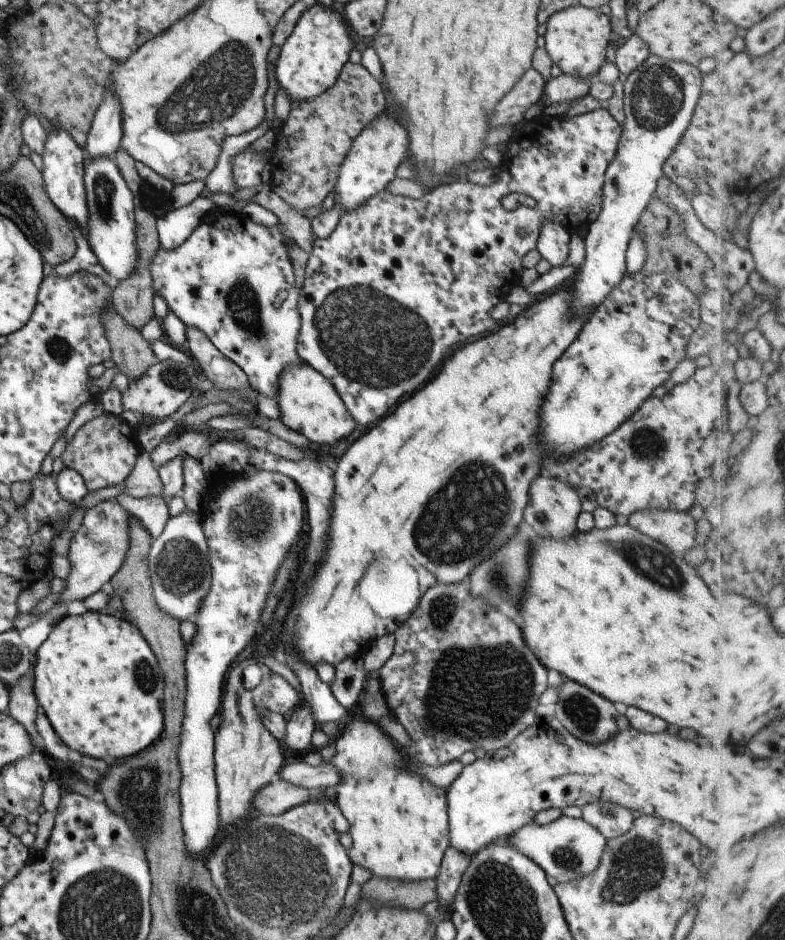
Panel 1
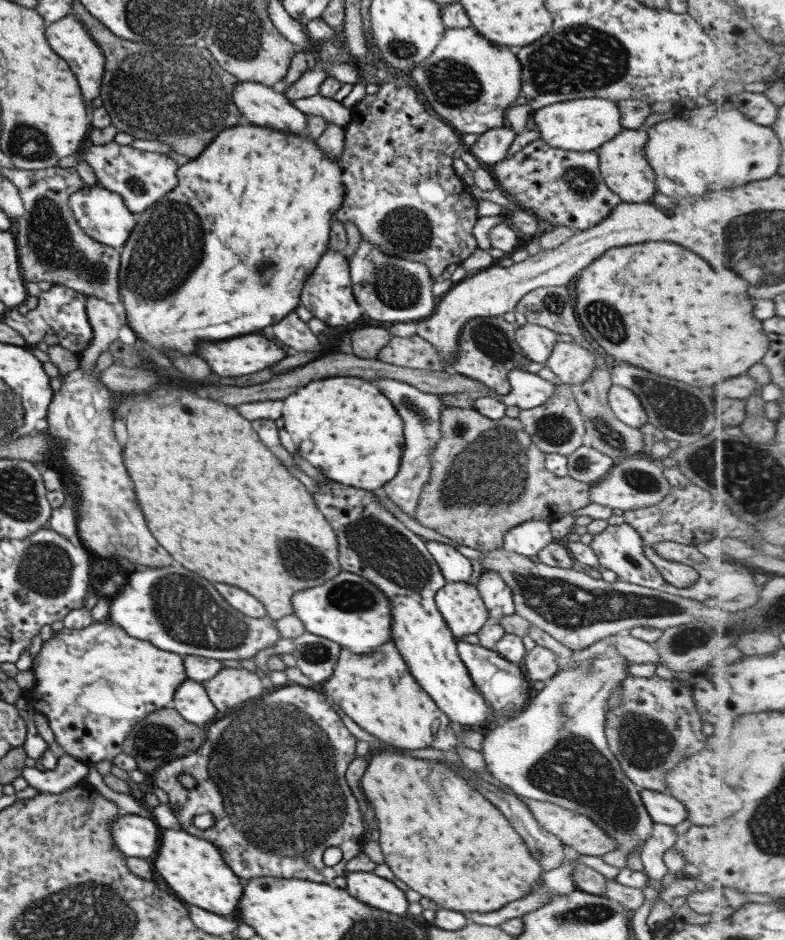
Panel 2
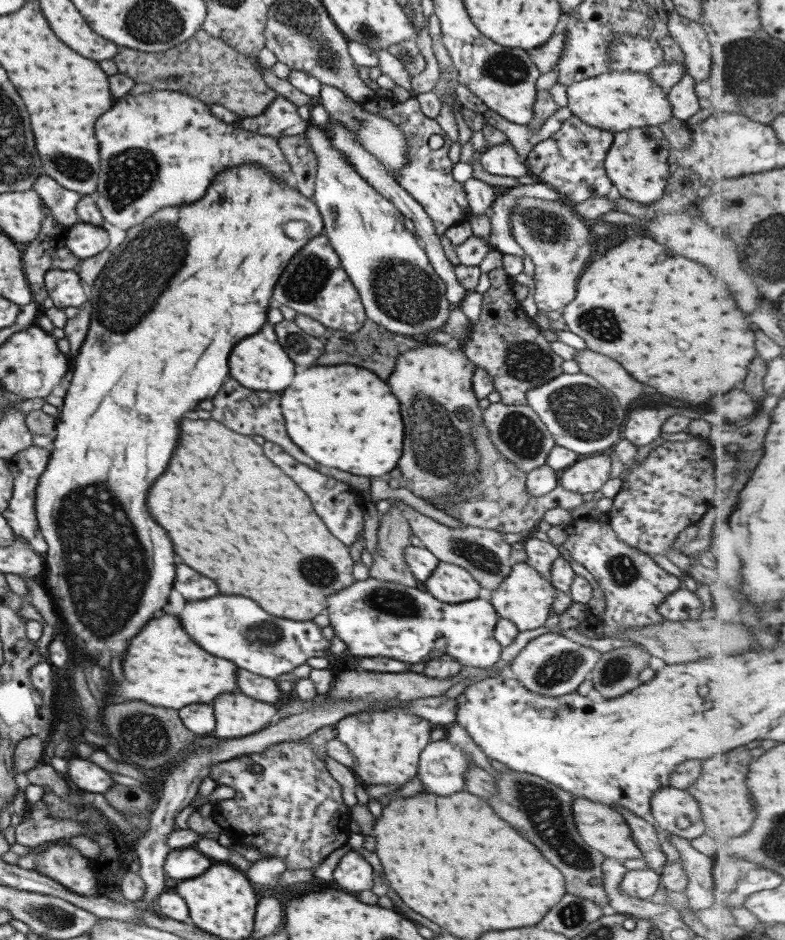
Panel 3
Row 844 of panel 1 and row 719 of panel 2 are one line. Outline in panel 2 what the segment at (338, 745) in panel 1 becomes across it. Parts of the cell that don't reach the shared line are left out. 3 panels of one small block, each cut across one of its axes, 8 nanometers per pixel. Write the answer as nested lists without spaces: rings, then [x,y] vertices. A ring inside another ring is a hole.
[[[392,640],[373,652],[355,654],[342,648],[338,655],[333,672],[323,682],[321,691],[361,730],[402,751],[455,748],[456,735],[450,727],[450,720],[409,674]]]

